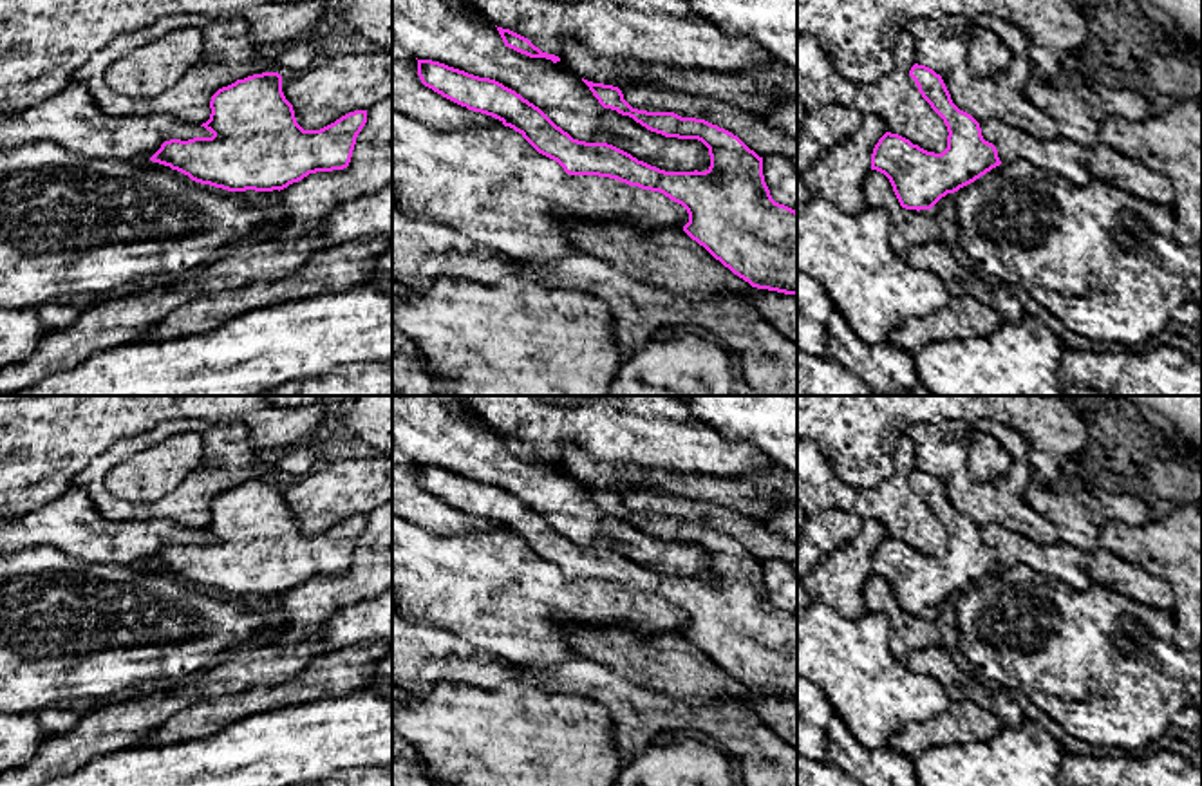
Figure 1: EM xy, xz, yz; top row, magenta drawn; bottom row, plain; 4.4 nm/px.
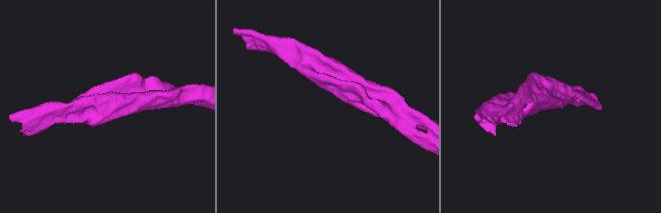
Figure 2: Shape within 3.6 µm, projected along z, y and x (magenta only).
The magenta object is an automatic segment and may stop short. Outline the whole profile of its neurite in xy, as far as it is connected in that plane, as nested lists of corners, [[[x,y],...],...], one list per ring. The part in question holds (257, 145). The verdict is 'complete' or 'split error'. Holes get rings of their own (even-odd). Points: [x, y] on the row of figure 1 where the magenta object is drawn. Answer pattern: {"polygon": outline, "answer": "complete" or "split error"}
{"polygon": [[[278,72],[253,74],[219,89],[211,96],[210,108],[210,119],[201,126],[210,130],[211,137],[164,141],[150,161],[170,166],[195,182],[228,192],[280,192],[309,173],[343,170],[367,123],[367,110],[354,110],[320,130],[304,130],[282,92]]], "answer": "complete"}

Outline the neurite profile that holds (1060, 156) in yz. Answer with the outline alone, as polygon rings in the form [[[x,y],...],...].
[[[987,119],[980,128],[983,139],[996,146],[1001,164],[1025,159],[1081,186],[1094,179],[1085,150],[1063,136],[1039,139],[998,119]]]

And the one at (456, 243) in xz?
[[[392,202],[392,280],[427,289],[437,275],[493,285],[502,276],[542,282],[551,267],[510,260],[461,233],[416,219]]]

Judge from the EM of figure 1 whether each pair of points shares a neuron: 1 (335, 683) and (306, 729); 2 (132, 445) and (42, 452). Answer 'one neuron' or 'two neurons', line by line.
1: two neurons
2: two neurons

